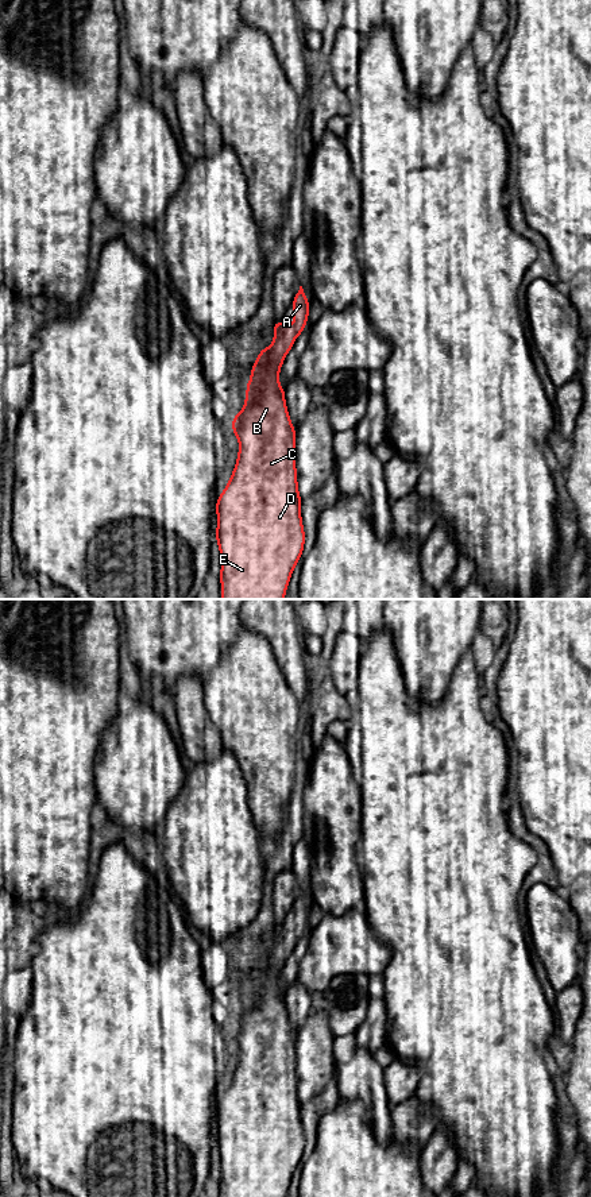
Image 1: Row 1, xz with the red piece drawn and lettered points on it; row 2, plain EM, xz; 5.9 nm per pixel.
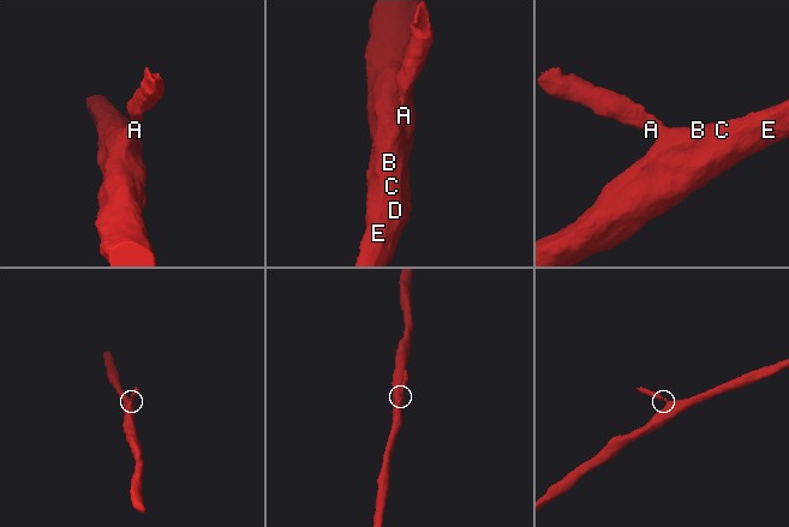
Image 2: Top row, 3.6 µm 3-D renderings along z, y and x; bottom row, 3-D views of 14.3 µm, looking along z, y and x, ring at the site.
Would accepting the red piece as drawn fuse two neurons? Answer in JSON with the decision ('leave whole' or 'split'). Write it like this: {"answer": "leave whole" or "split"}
{"answer": "leave whole"}

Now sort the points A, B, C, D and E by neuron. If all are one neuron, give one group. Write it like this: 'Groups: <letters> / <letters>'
Groups: A B C D E

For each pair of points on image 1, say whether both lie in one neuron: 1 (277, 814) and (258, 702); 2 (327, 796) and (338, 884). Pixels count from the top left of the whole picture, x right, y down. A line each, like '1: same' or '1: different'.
1: same
2: same

